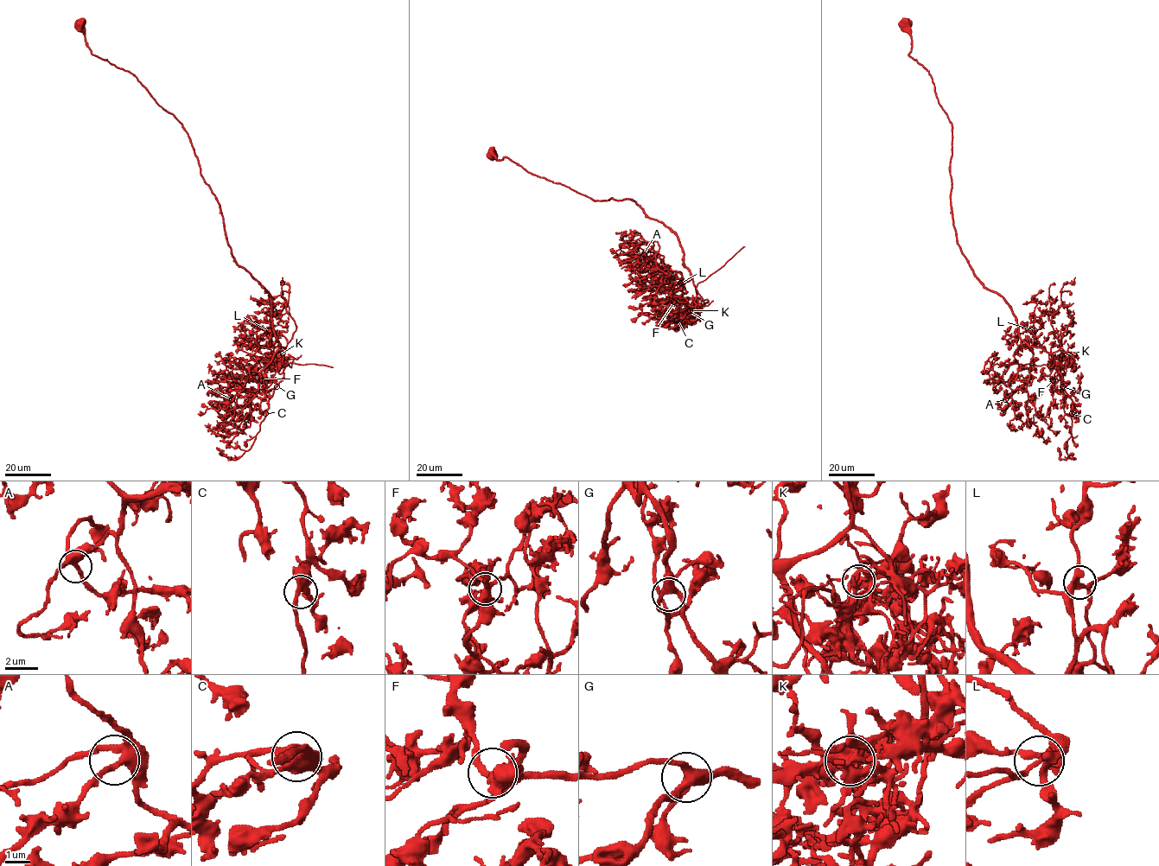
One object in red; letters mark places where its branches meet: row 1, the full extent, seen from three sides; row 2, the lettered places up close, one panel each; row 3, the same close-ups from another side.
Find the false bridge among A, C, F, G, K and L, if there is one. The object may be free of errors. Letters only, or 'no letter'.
K

